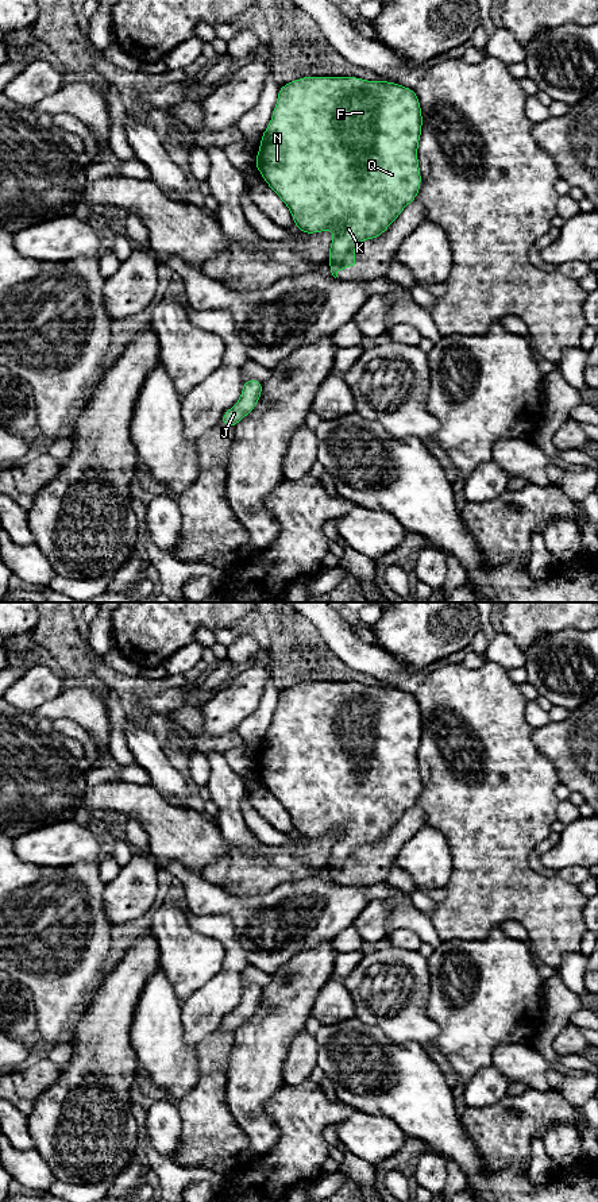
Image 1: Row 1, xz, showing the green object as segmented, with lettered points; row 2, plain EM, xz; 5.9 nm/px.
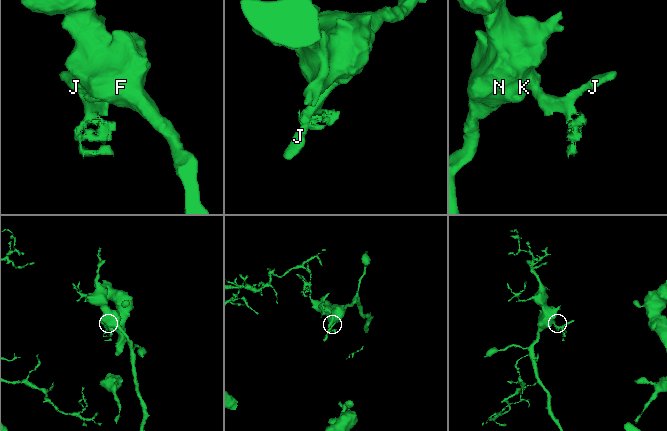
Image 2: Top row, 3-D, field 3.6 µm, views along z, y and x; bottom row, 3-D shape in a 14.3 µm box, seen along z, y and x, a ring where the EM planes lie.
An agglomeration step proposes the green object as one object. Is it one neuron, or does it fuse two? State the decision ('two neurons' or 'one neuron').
two neurons

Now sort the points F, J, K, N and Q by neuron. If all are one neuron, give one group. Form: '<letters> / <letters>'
F K N Q / J

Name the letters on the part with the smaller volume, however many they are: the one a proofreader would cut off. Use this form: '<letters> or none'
J

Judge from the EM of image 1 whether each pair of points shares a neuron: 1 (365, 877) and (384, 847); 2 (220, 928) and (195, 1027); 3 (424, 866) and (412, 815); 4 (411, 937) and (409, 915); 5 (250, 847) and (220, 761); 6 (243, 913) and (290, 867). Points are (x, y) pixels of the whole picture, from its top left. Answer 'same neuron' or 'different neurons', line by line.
1: same neuron
2: same neuron
3: different neurons
4: different neurons
5: same neuron
6: different neurons

